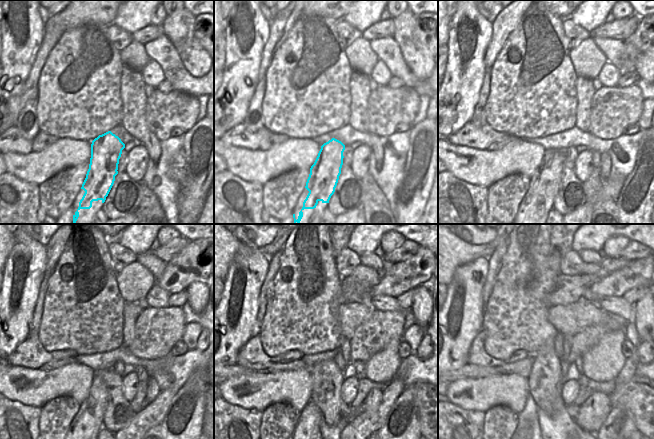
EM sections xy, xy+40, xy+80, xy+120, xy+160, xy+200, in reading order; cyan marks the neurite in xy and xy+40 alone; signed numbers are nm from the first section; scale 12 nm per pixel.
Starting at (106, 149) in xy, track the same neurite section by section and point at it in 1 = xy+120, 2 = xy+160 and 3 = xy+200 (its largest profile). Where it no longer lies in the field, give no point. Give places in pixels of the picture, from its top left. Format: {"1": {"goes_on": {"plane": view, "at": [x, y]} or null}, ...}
{"1": {"goes_on": {"plane": "xy+120", "at": [93, 406]}}, "2": {"goes_on": {"plane": "xy+160", "at": [315, 416]}}, "3": {"goes_on": {"plane": "xy+200", "at": [529, 427]}}}

